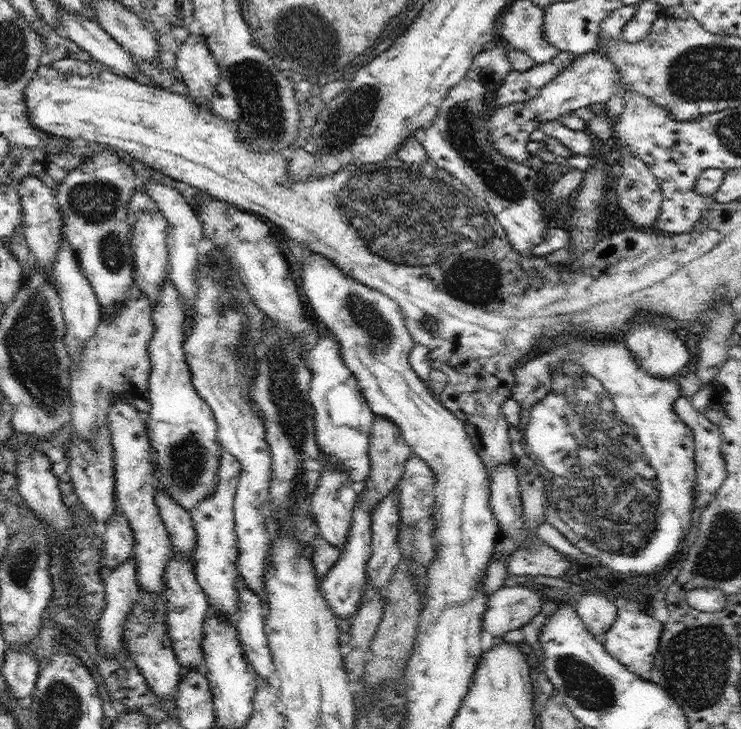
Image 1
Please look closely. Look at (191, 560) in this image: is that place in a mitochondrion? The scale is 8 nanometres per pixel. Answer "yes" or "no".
no

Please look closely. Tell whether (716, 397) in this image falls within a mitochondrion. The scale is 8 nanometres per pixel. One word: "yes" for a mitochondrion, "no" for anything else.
no

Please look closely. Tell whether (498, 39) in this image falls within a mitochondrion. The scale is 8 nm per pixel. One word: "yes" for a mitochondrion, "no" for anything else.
no

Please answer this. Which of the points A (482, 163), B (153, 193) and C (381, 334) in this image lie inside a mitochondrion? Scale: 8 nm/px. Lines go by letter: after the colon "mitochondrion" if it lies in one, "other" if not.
A: mitochondrion
B: other
C: mitochondrion

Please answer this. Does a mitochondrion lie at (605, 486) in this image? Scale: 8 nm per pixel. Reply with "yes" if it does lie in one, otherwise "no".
yes

